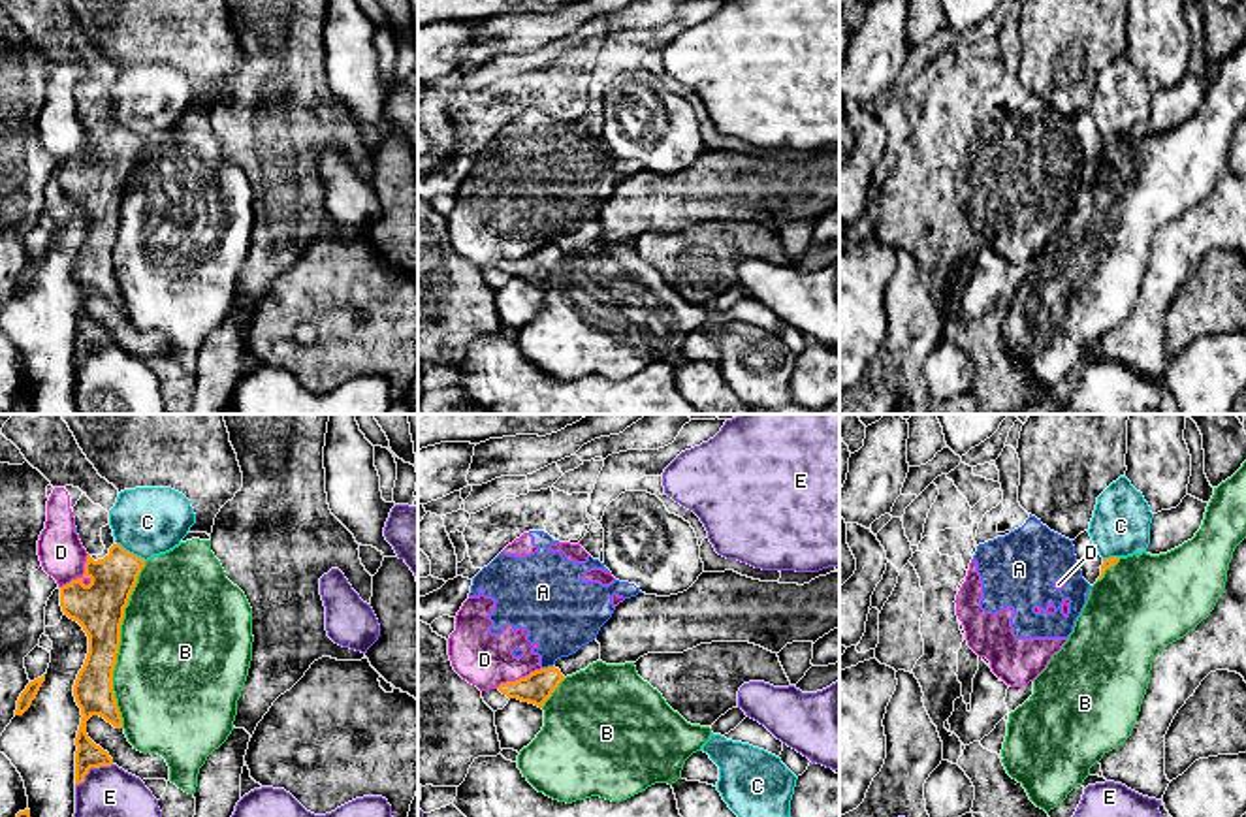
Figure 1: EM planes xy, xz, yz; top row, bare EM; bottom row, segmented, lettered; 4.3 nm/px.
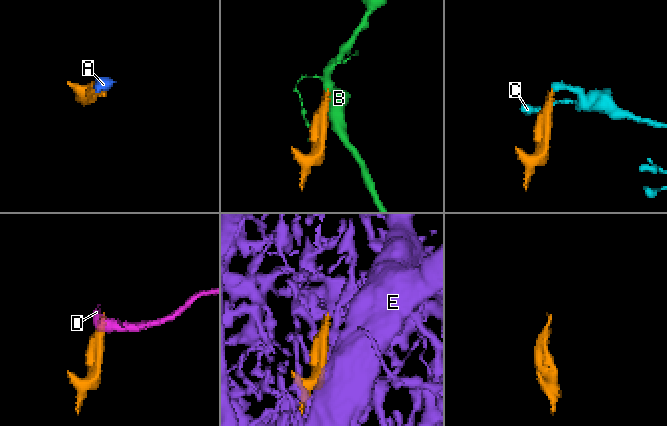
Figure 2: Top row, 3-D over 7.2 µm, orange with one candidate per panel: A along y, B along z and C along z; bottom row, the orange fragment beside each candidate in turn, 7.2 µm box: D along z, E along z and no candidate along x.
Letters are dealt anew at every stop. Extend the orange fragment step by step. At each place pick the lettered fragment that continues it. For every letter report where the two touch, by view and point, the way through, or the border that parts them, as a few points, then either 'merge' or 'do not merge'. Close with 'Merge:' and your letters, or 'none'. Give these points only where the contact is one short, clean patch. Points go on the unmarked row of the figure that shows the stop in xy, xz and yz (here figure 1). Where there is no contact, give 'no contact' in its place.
A: meets orange in xz at (548, 245); border along xz (552, 243), (543, 247); do not merge
B: meets orange in xy at (119, 223); do not merge
C: meets orange in xy at (132, 132); border along xy (117, 121), (145, 138); do not merge
D: meets orange in xy at (83, 153); do not merge
E: meets orange in xy at (91, 345); do not merge
Merge: none

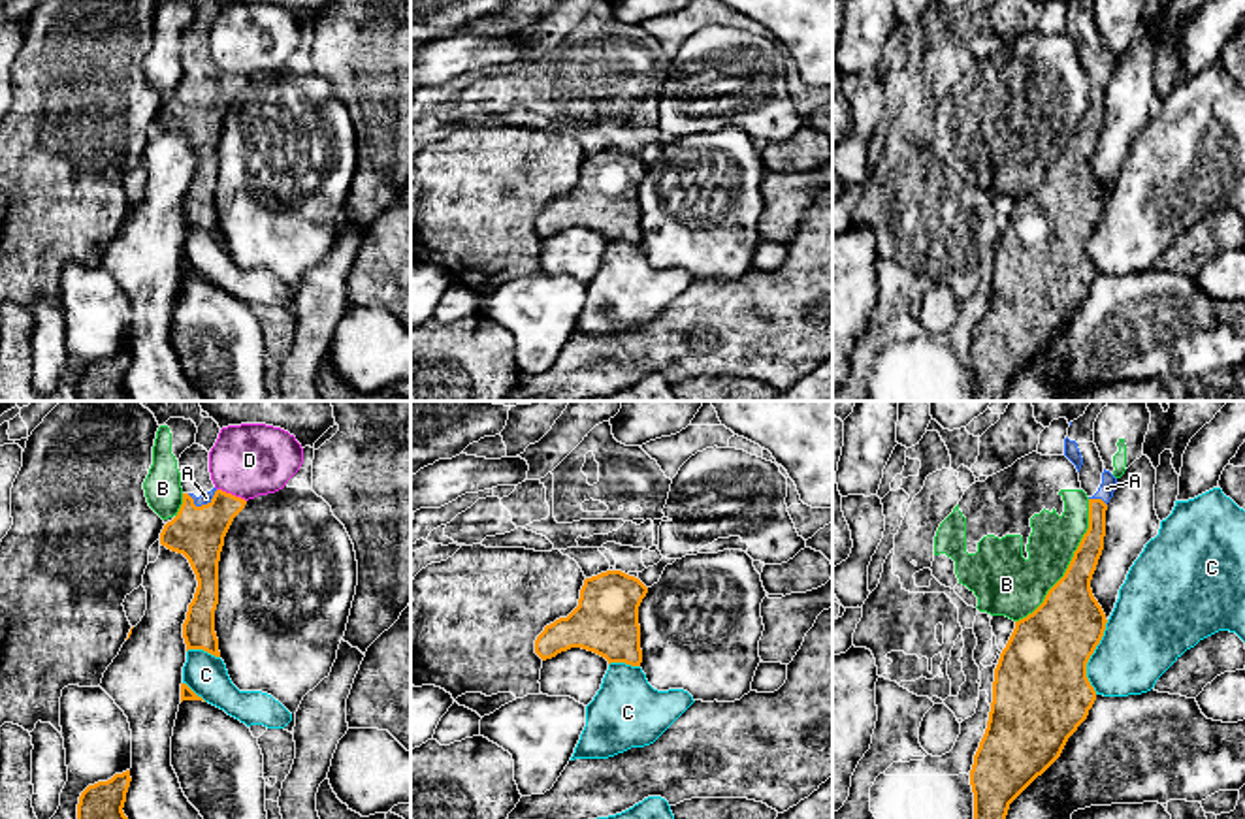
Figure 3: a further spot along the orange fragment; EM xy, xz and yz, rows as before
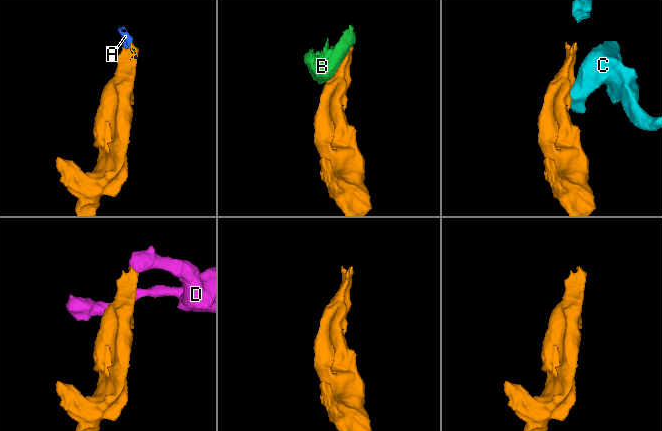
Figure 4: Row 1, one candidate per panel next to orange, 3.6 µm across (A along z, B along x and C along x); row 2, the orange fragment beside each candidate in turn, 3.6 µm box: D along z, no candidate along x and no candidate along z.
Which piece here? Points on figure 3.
A: meets orange in xy at (202, 83); merge
B: meets orange in yz at (1070, 142); do not merge
C: meets orange in yz at (1089, 236); border along yz (1108, 198), (1102, 217), (1087, 241), (1087, 258), (1095, 272); do not merge
D: meets orange in xy at (230, 72); border along xy (217, 66), (245, 80); do not merge
Merge: A

